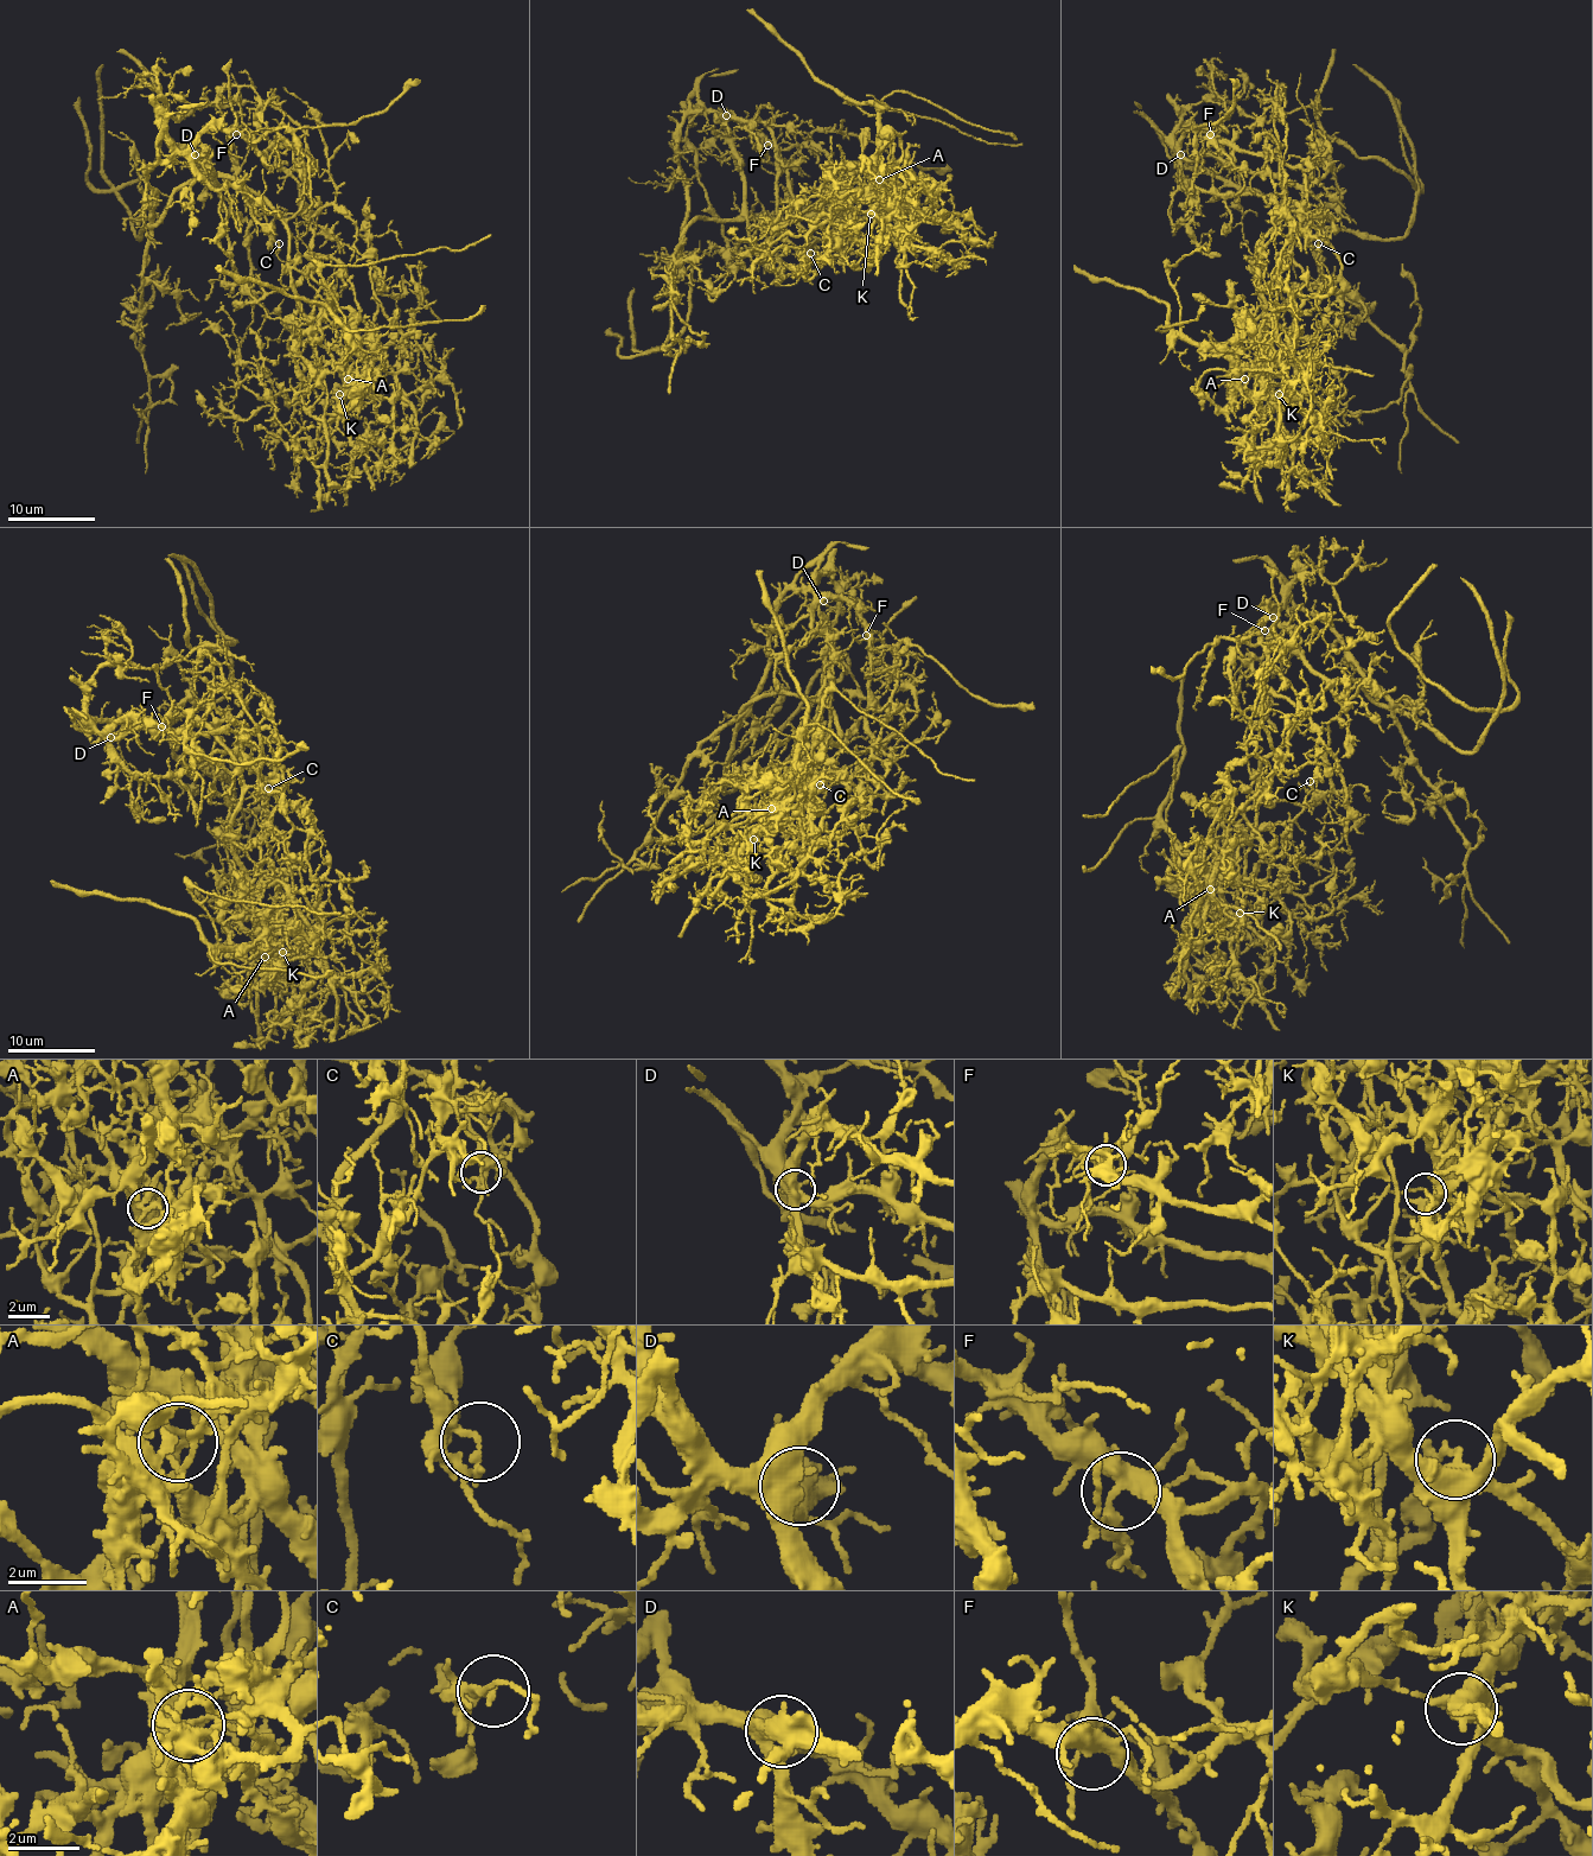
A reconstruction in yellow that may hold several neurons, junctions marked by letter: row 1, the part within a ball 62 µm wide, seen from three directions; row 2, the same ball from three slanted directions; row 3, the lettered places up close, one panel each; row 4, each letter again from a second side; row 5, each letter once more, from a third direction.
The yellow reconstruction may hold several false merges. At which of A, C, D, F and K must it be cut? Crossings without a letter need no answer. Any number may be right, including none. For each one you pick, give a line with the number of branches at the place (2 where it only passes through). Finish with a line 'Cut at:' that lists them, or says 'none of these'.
A: 5
C: 2
K: 5
Cut at: A, C, K

